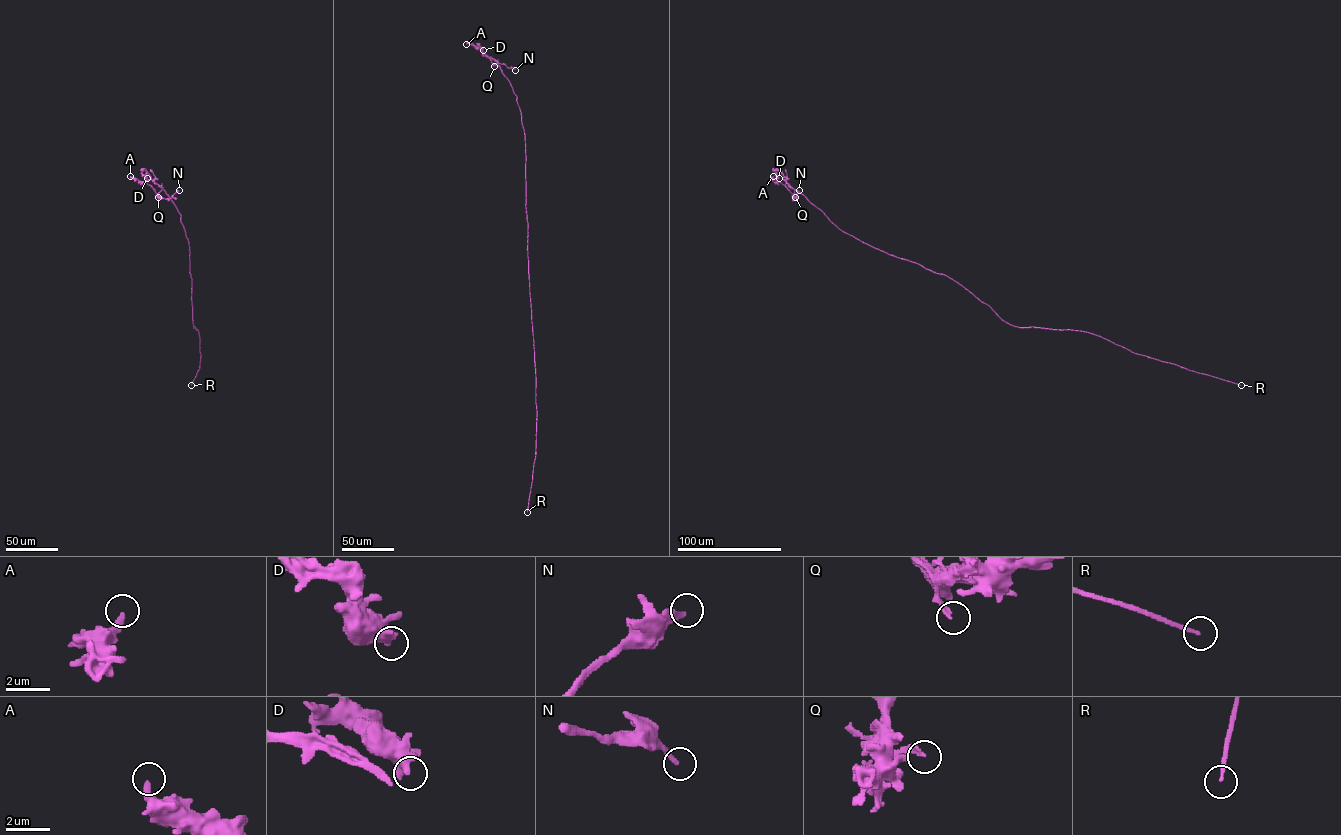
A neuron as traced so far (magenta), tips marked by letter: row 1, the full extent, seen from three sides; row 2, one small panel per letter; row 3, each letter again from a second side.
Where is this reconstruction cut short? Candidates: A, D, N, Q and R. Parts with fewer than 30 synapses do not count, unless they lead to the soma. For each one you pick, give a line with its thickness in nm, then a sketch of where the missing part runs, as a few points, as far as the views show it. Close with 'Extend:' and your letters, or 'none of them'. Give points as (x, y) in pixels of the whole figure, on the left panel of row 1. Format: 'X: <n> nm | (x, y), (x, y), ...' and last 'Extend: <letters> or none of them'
R: 160 nm | (191, 385), (191, 392), (195, 388), (196, 396), (190, 412), (174, 424), (144, 426)
Extend: R

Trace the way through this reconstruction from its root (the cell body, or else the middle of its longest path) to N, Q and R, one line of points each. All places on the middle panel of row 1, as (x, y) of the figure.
N: (527, 255), (525, 139), (521, 112), (510, 82), (500, 68), (493, 65), (504, 64), (515, 70)
Q: (527, 255), (525, 139), (521, 112), (510, 82), (500, 67), (494, 66)
R: (527, 255), (537, 416), (536, 455), (527, 512)

